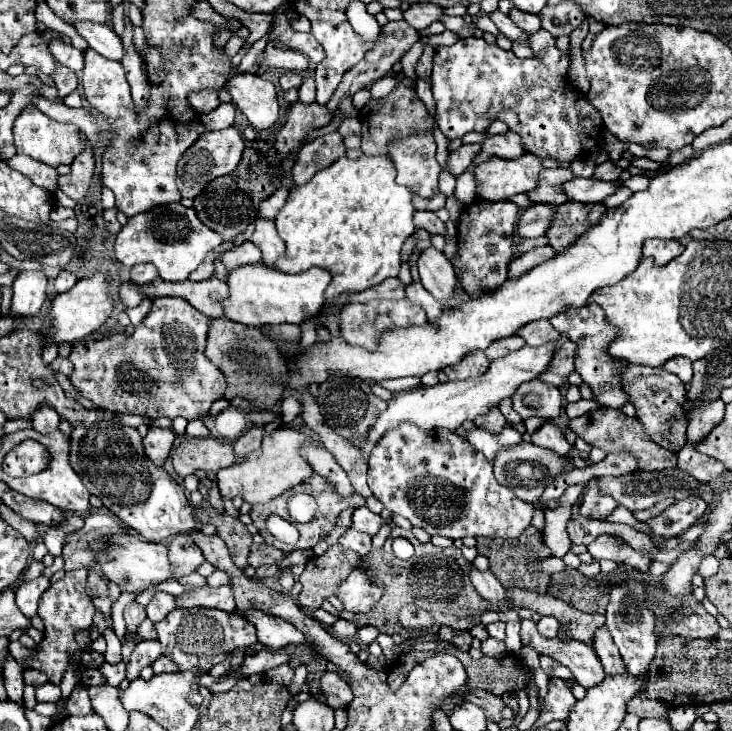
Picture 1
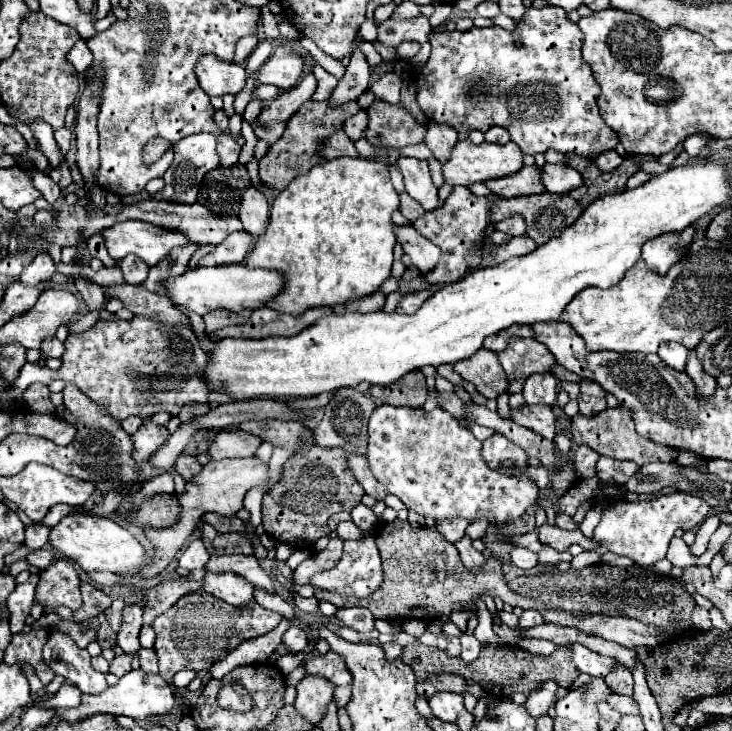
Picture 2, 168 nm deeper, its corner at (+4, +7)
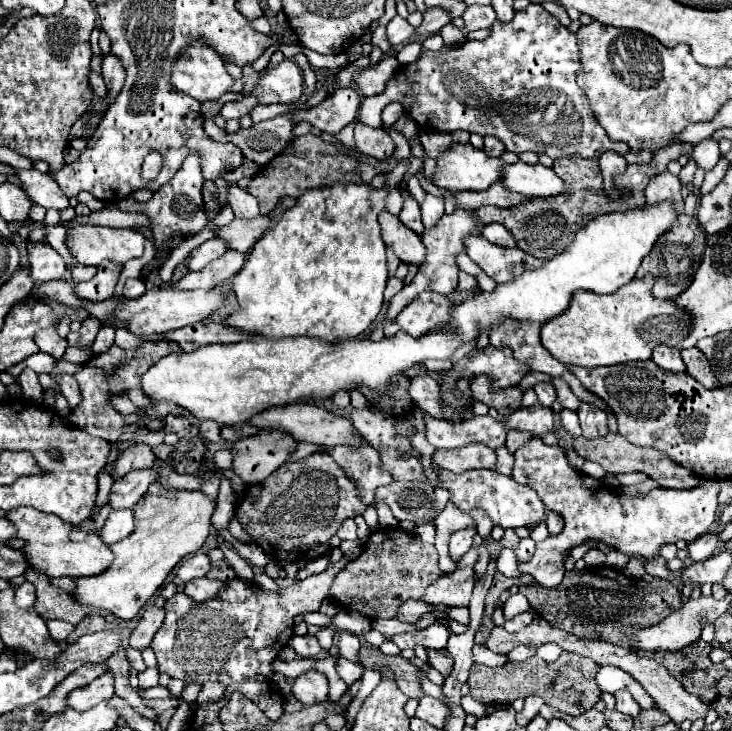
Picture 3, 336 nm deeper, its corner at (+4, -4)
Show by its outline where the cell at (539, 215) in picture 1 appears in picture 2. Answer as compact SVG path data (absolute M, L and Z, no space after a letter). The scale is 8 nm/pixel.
M515 215L515 217L509 217L509 219L503 219L503 221L495 223L495 229L503 231L503 233L507 233L511 237L525 235L525 221L519 215Z

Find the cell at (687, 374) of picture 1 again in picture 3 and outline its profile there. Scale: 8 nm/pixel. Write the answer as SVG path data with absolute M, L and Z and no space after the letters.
M657 346L653 350L653 362L669 372L685 372L685 364L681 360L681 354L677 348L669 348L669 346Z

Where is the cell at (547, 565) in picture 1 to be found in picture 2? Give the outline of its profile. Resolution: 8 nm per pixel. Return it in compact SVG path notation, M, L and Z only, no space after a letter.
M515 547L515 549L511 549L511 563L521 569L533 569L537 565L537 555L529 549Z

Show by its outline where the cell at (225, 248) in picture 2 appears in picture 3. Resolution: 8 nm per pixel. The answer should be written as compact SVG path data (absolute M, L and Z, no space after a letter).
M227 250L221 258L213 260L203 270L189 272L187 276L183 276L179 282L173 284L173 288L177 288L177 290L197 290L197 288L209 290L209 288L233 278L243 268L243 264L245 264L243 252Z

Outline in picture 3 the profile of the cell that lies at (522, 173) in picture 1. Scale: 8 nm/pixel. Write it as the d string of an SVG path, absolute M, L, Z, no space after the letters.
M453 144L437 160L433 184L451 192L487 190L501 180L503 168L505 162L501 158L489 158L471 144Z

